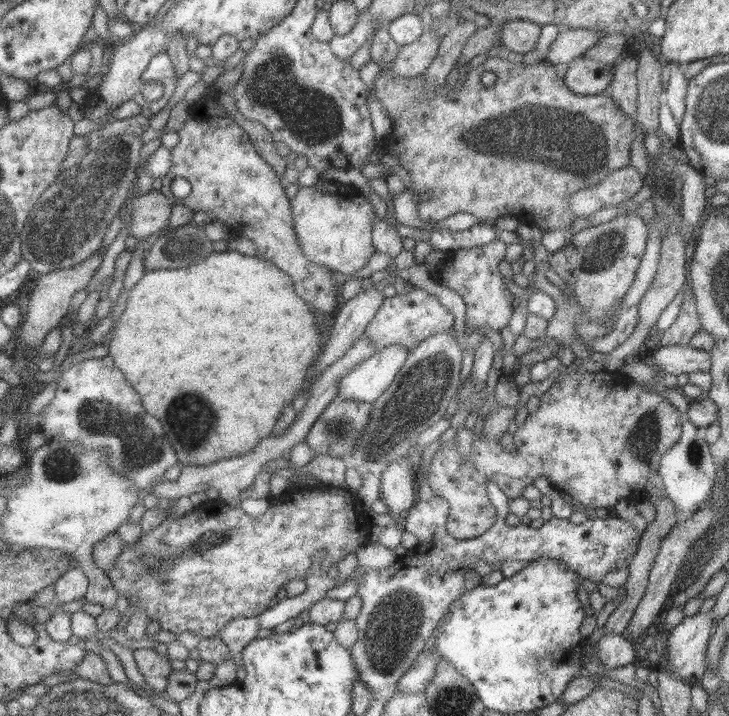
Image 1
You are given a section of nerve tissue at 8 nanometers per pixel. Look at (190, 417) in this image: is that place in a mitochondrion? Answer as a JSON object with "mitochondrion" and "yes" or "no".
{"mitochondrion":"yes"}

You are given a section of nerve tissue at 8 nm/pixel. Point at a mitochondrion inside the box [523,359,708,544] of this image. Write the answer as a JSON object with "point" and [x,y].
{"point":[642,441]}

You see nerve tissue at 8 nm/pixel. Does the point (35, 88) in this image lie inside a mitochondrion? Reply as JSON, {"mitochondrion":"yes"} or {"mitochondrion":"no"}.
{"mitochondrion":"no"}

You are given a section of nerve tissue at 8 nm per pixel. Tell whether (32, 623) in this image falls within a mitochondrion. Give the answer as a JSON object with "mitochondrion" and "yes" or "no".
{"mitochondrion":"no"}

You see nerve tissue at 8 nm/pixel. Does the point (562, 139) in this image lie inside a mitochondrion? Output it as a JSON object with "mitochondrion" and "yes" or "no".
{"mitochondrion":"yes"}

